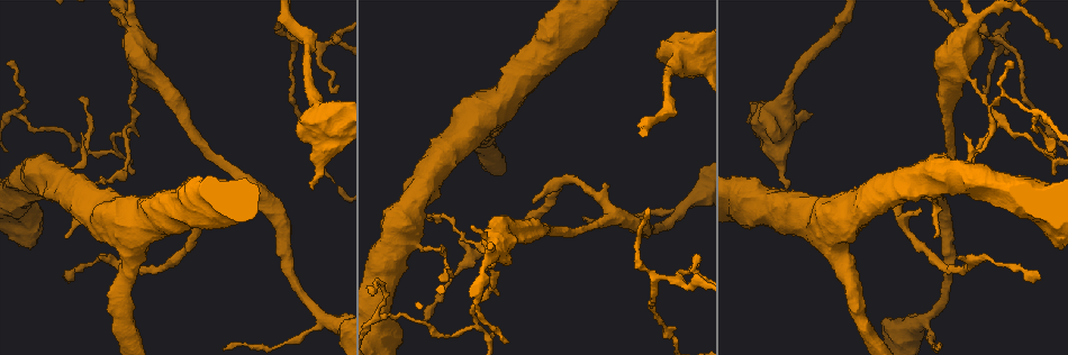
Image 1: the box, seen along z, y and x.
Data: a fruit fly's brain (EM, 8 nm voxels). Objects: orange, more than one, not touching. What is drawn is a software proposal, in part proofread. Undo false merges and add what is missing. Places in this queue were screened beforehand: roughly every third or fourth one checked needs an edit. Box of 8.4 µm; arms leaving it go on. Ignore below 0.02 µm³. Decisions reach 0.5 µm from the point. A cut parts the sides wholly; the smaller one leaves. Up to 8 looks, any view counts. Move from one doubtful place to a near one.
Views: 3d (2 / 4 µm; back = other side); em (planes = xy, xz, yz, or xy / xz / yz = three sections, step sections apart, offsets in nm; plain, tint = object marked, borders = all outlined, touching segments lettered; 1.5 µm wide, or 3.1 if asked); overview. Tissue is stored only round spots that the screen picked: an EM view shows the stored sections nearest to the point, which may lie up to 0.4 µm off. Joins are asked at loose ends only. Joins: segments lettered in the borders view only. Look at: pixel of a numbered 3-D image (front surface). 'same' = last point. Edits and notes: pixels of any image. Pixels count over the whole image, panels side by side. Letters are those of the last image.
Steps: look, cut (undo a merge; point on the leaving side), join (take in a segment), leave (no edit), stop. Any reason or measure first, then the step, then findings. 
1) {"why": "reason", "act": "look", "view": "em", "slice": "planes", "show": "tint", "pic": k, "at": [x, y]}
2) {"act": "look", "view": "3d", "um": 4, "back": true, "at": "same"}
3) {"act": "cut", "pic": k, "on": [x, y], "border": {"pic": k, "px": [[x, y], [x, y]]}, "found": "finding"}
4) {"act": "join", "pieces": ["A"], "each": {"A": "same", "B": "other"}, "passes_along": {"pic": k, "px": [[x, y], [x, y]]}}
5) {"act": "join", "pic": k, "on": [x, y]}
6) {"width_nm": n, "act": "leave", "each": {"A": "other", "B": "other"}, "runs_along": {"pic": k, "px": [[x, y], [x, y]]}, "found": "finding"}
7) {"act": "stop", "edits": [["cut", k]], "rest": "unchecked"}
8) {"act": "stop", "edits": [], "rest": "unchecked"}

{"why": "sudden change in width", "act": "look", "view": "3d", "um": 4, "pic": 1, "at": [933, 191]}

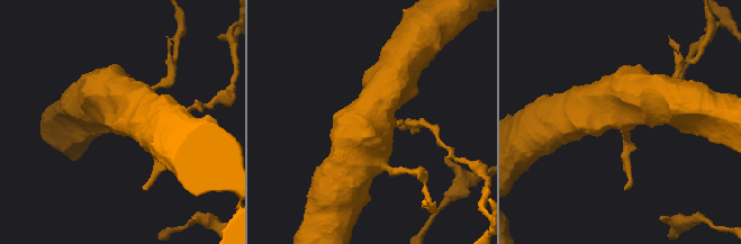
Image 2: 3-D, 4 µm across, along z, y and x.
{"act": "look", "view": "em", "slice": "planes", "show": "tint", "pic": 2, "at": [623, 124]}

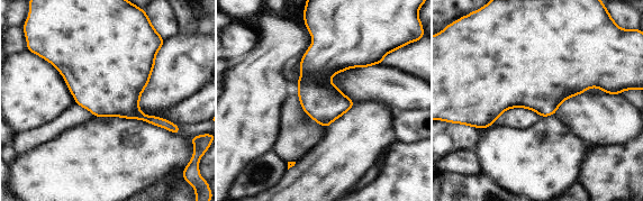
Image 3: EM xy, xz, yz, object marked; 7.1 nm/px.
{"act": "look", "view": "em", "slice": "planes", "show": "borders", "at": "same"}

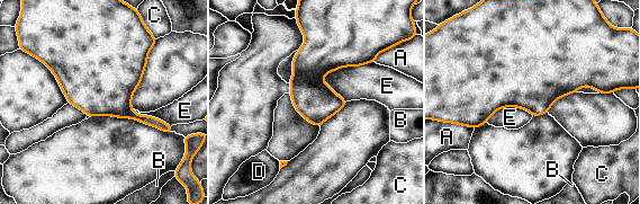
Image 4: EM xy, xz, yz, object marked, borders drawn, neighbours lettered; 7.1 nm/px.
{"act": "leave", "each": {"A": "other", "B": "other", "C": "other", "D": "other", "E": "other"}, "border": {"pic": 4, "px": [[375, 62], [340, 67], [322, 81]]}, "found": "all the same neuron"}

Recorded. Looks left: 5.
{"act": "look", "view": "3d", "um": 2, "back": true, "pic": 1, "at": [1039, 278]}

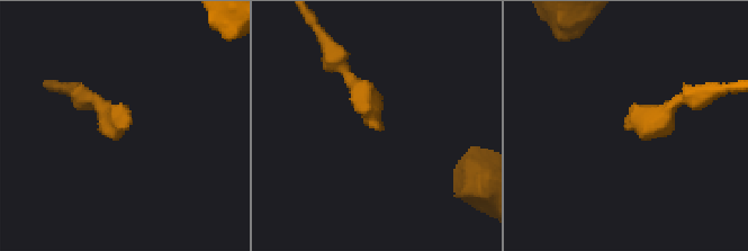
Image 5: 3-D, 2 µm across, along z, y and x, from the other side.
{"why": "now the EM", "act": "look", "view": "em", "slice": "xy", "step": 8, "show": "borders", "pic": 5, "at": [379, 129]}

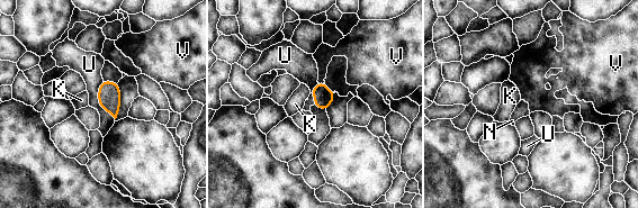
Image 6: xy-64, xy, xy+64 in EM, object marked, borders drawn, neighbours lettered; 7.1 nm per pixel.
{"act": "look", "view": "em", "slice": "planes", "show": "borders", "at": "same"}

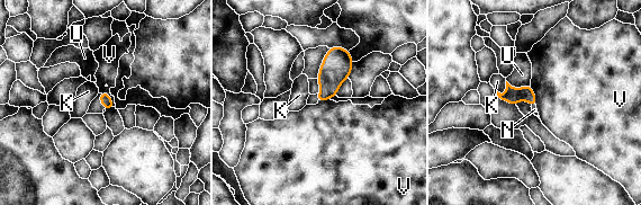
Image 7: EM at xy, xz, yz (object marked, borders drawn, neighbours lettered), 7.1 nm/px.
{"act": "join", "pieces": ["N"], "each": {"K": "other", "N": "same", "U": "other", "V": "other"}, "passes_along": {"pic": 7, "px": [[104, 97], [100, 100], [96, 107]]}, "found": "the neuron continues"}

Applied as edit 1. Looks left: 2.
{"act": "look", "view": "3d", "um": 4, "pic": 1, "at": [131, 122]}

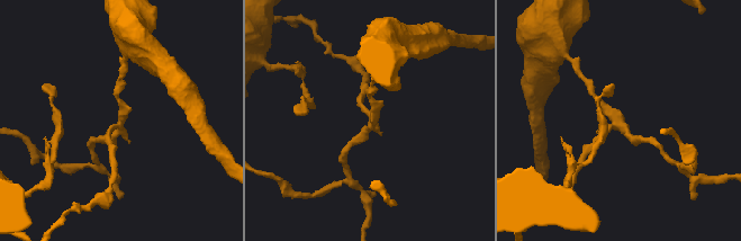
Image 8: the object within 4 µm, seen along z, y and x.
{"arms": 3, "act": "look", "view": "em", "slice": "planes", "show": "borders", "pic": 8, "at": [121, 122]}

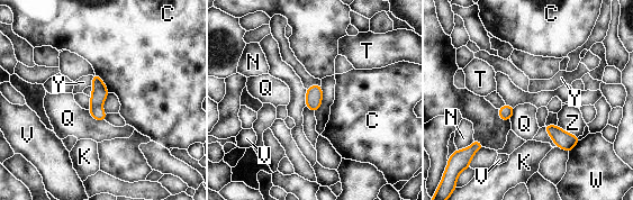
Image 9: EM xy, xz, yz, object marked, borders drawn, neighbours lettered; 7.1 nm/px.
{"longest_contact_nm": ["C", 190], "act": "cut", "pic": 9, "on": [100, 92], "each": {"C": "other", "K": "other", "N": "other", "Q": "other", "T": "other", "V": "other", "W": "other", "Y": "other", "Z": "other"}, "border": {"pic": 9, "px": [[101, 105], [89, 108]]}, "found": "a second neuron is stuck on"}

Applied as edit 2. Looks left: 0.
{"act": "stop", "edits": [["join", 7], ["cut", 9]], "rest": "unchecked"}

